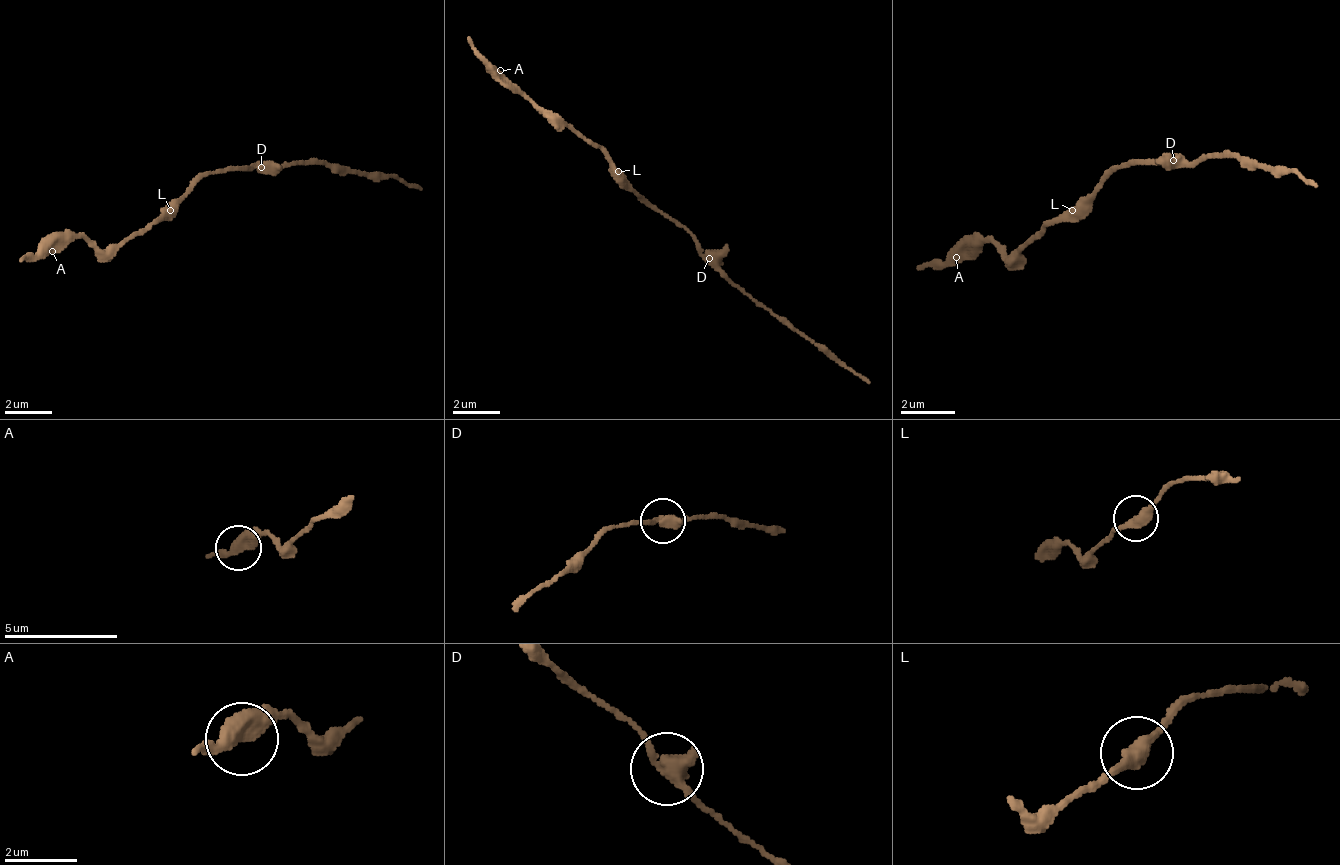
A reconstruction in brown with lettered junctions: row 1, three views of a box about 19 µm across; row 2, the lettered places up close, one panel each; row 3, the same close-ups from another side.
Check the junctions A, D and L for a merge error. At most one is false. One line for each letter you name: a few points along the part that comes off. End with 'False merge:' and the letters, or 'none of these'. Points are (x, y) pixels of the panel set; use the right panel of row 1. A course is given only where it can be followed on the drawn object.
False merge: none of these

